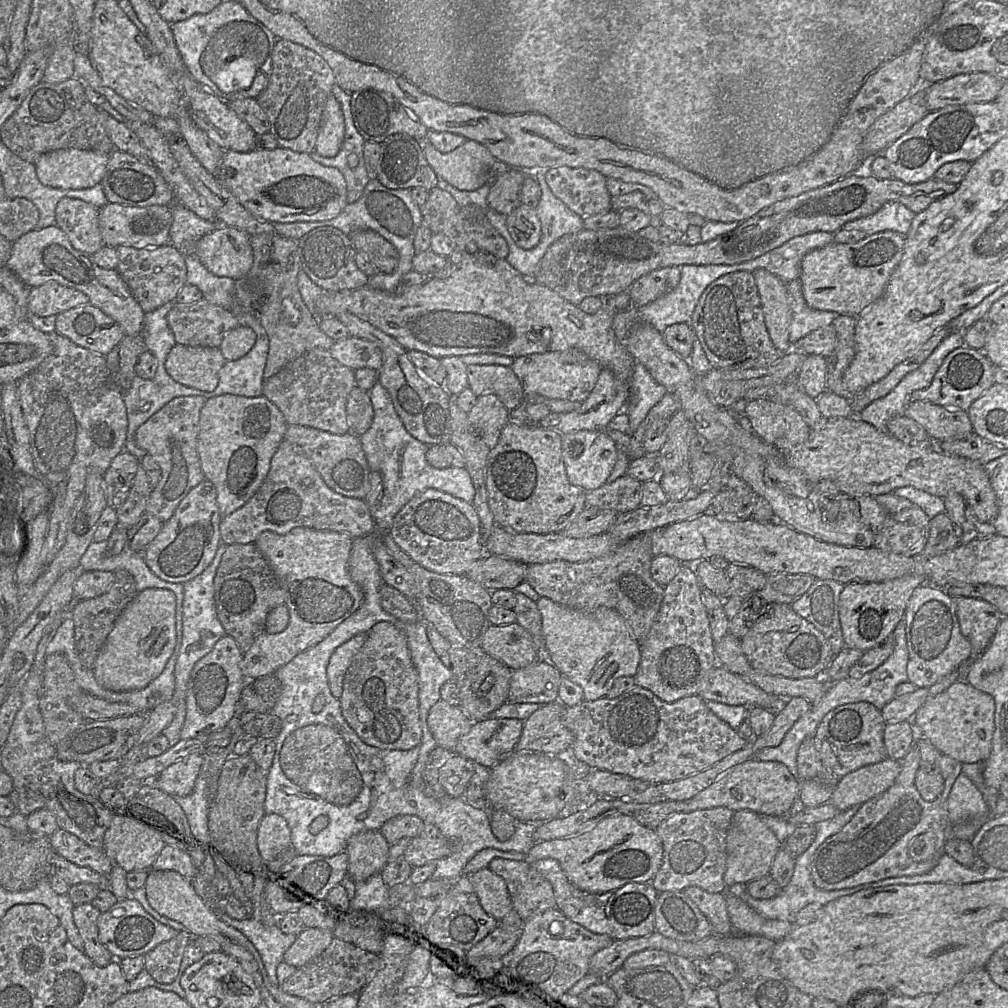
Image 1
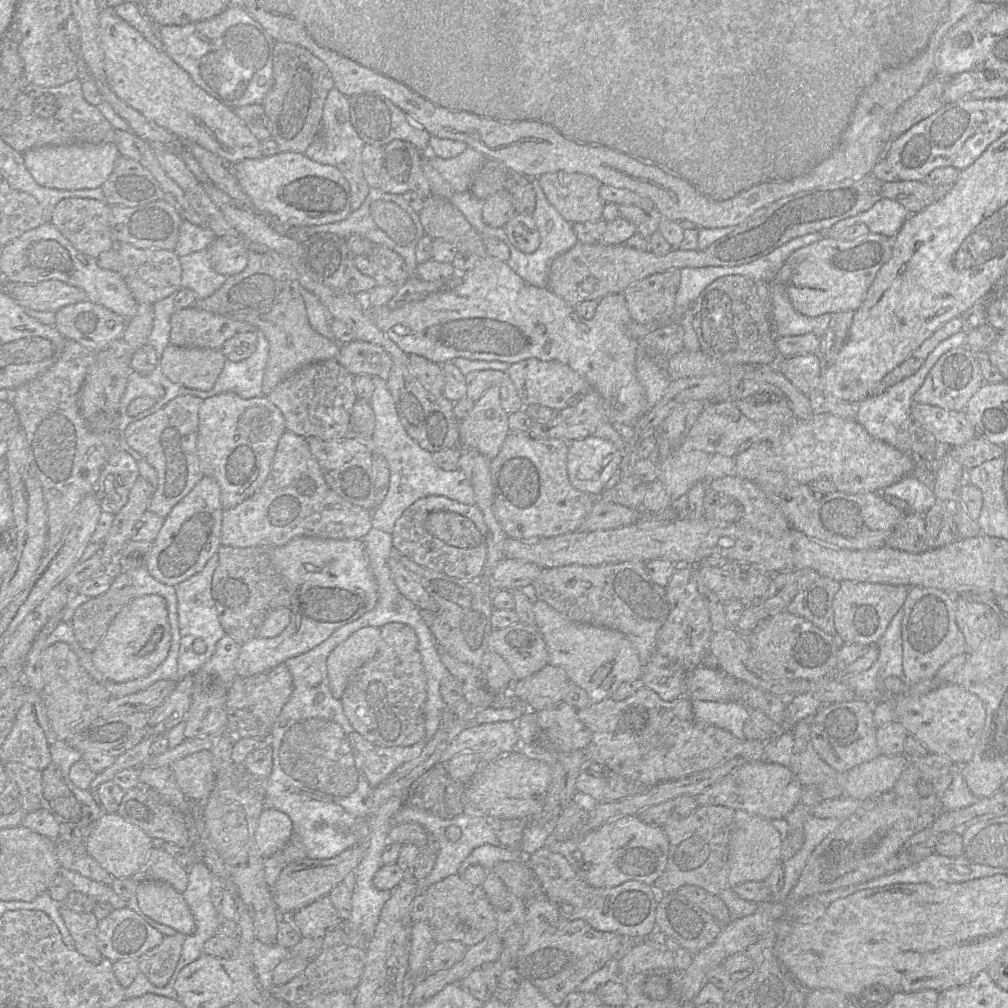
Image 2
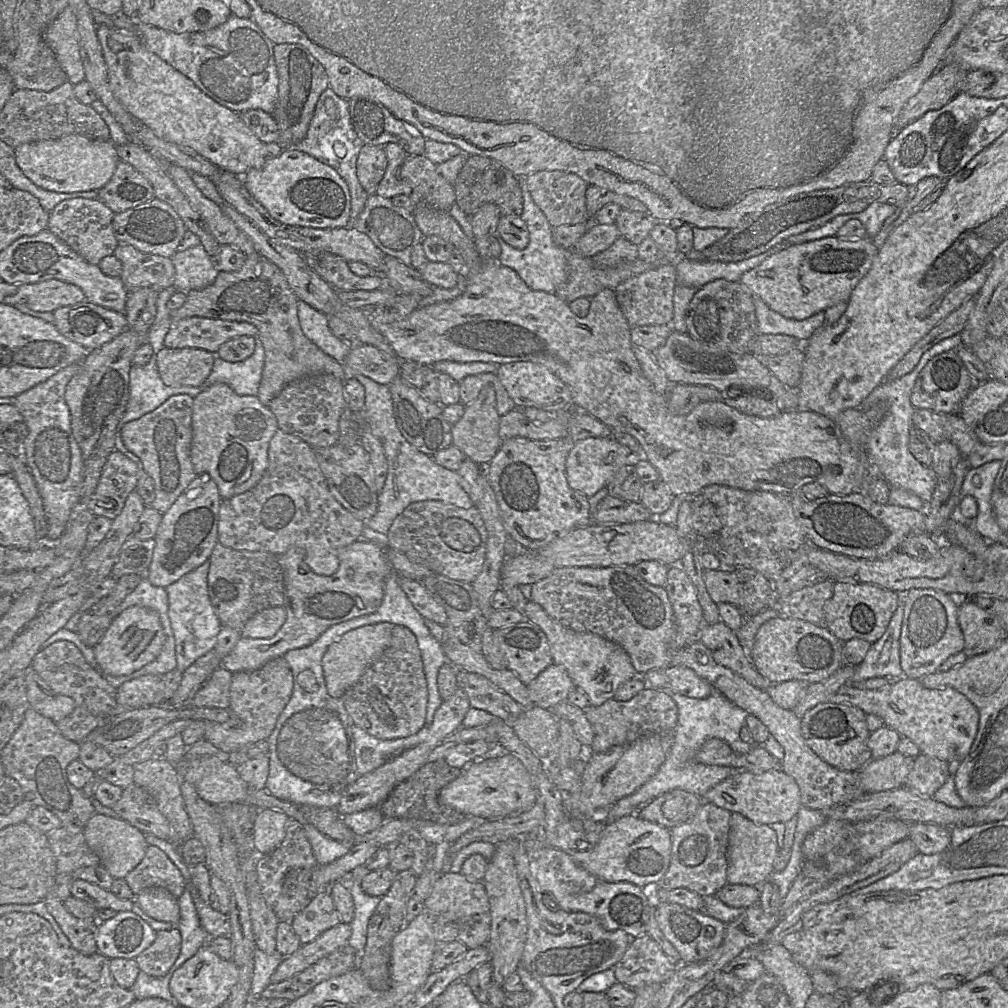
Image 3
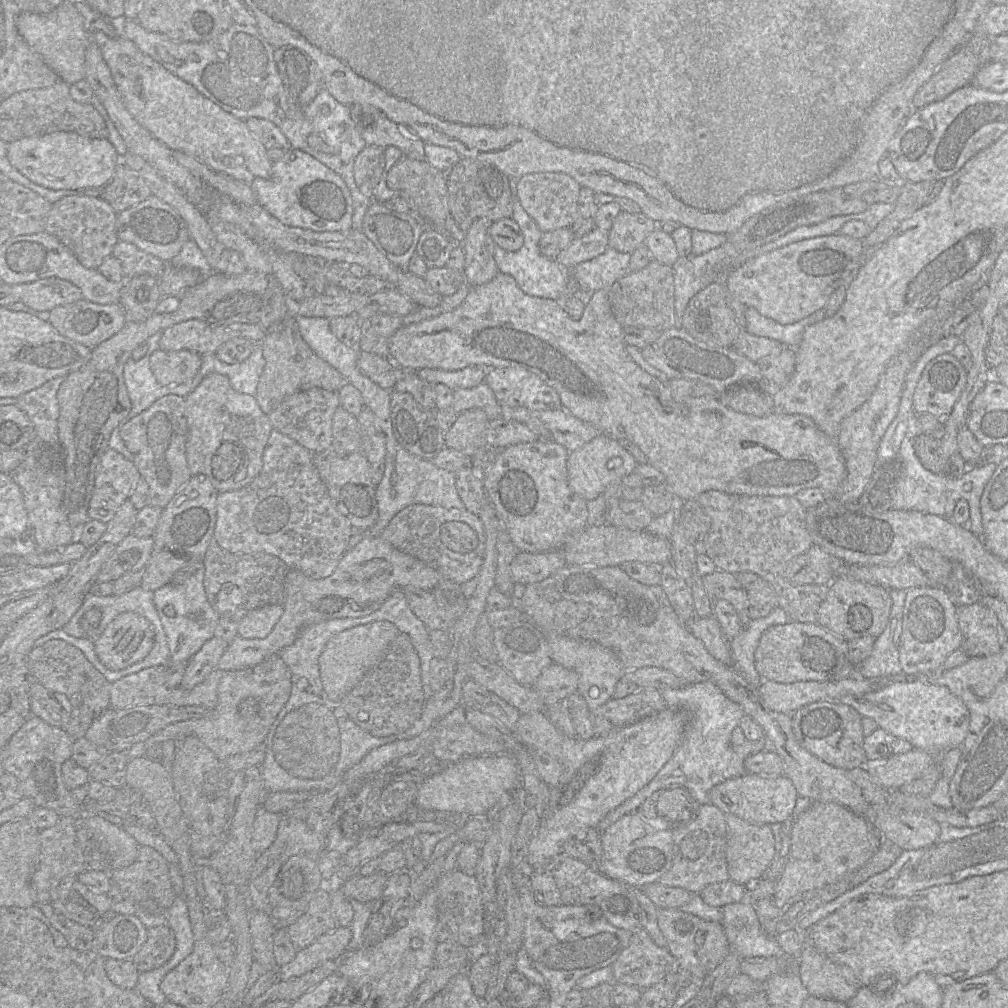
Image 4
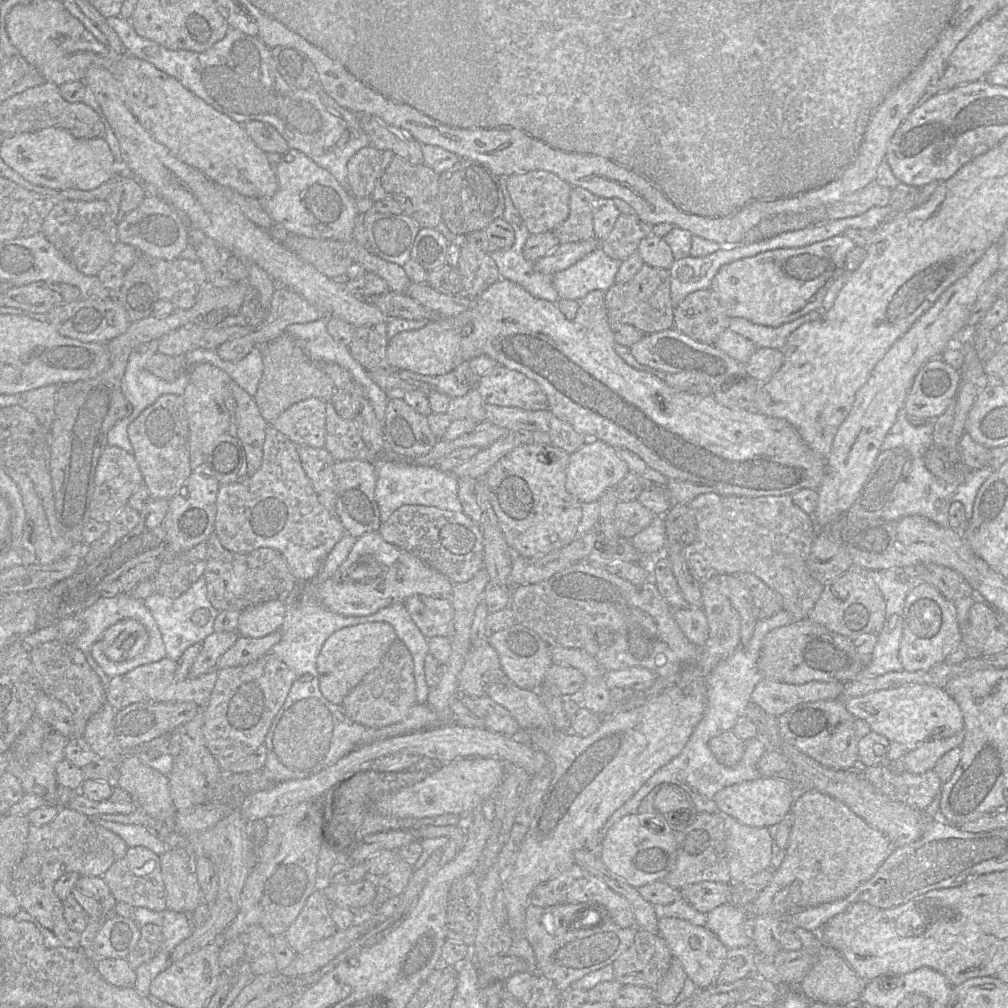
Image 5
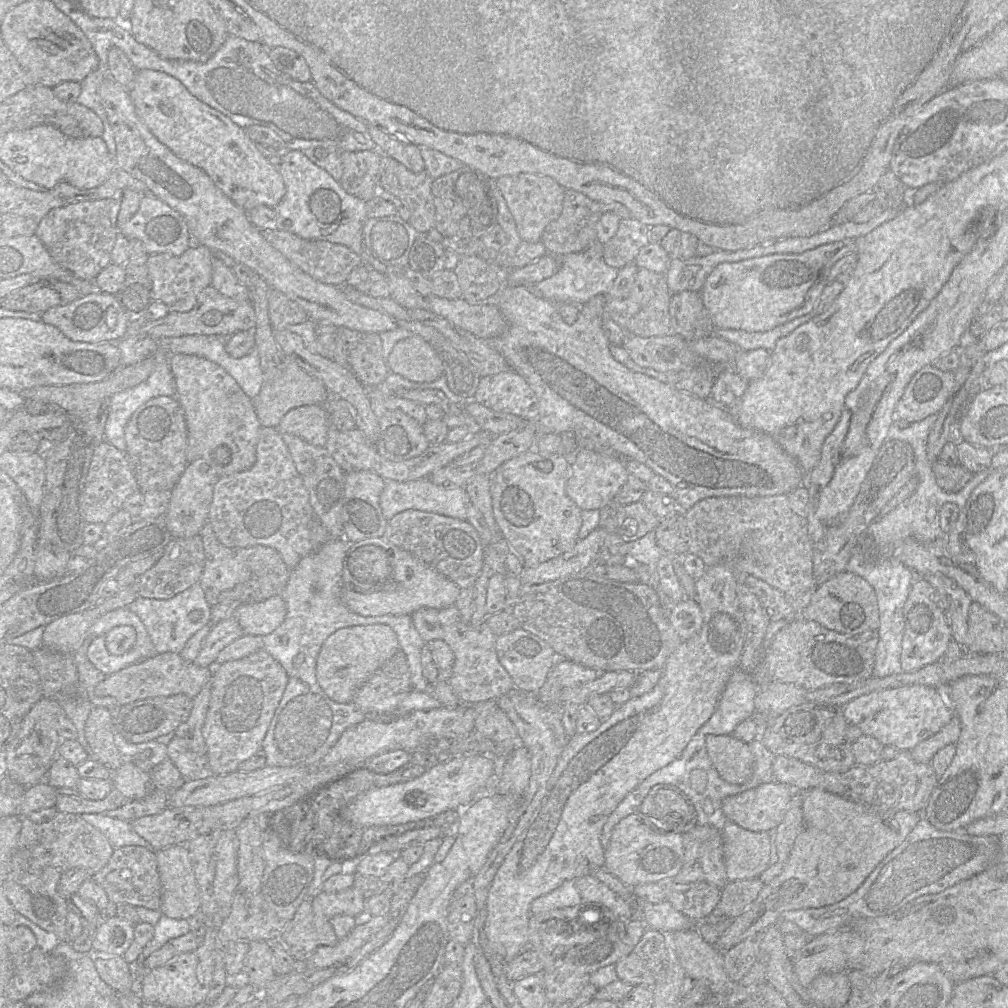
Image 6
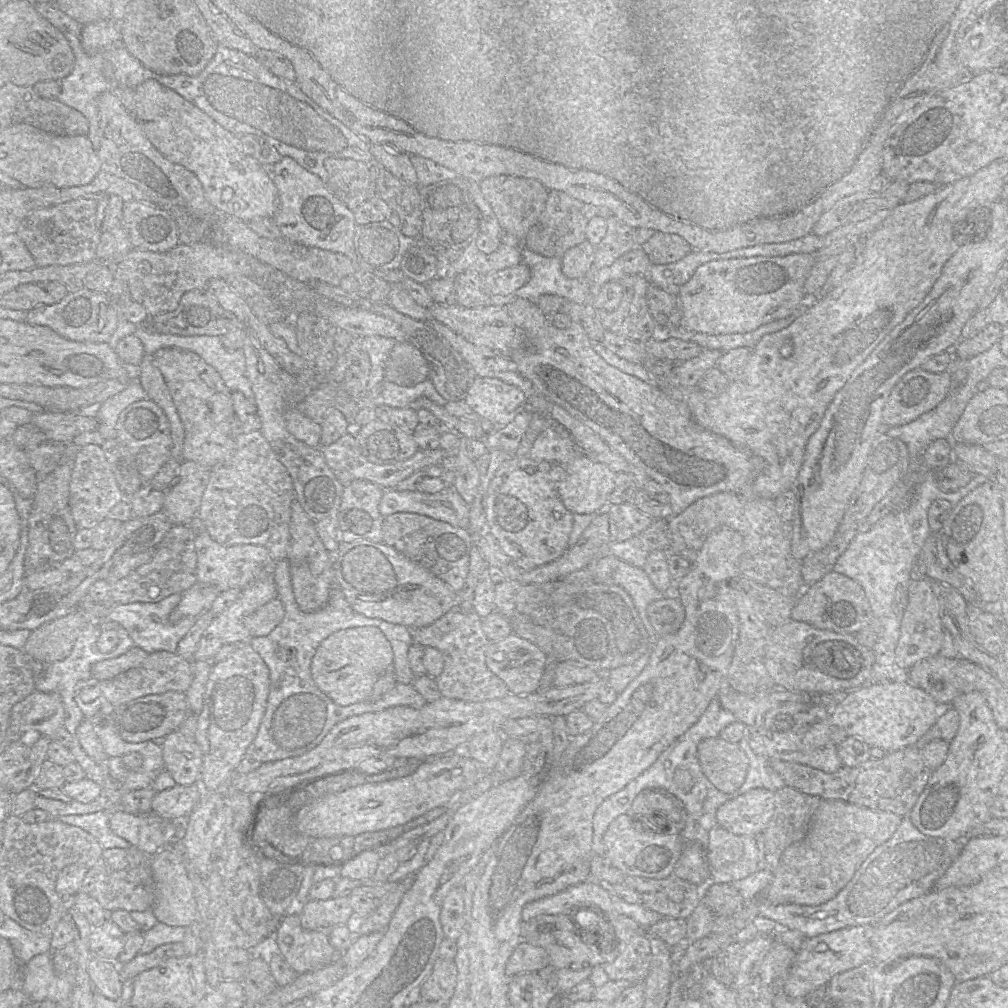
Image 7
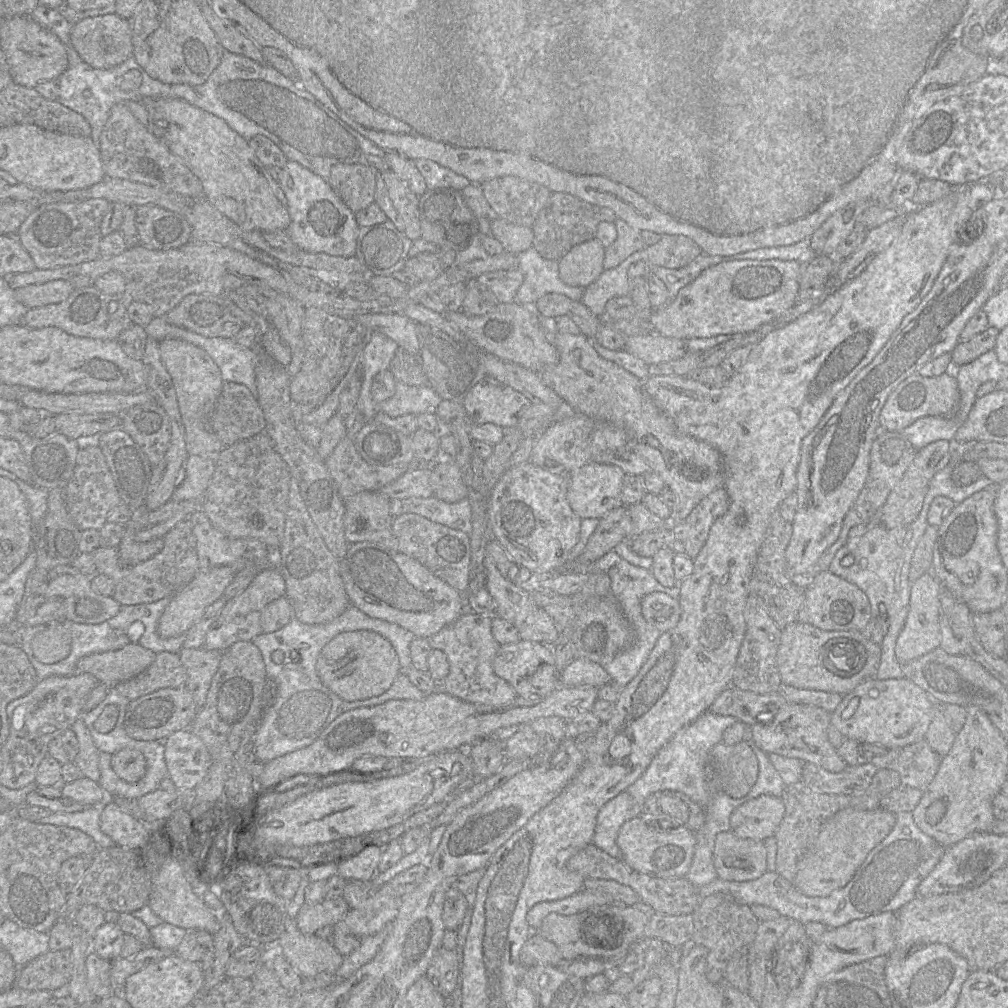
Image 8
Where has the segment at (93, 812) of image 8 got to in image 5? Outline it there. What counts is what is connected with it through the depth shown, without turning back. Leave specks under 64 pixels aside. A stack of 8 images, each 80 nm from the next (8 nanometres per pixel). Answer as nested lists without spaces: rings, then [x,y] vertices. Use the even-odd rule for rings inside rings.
[[[98,817],[90,818],[95,824],[101,825],[120,836],[128,847],[143,846],[158,856],[163,855],[168,849],[164,841],[145,826],[110,822]]]

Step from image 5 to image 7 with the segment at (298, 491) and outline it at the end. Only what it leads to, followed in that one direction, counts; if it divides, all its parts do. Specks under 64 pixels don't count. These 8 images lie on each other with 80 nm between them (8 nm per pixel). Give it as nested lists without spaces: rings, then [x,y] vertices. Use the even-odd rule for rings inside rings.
[[[260,430],[240,434],[232,456],[213,469],[213,480],[206,491],[199,517],[211,537],[225,546],[260,544],[267,546],[277,560],[287,559],[290,544],[291,504],[295,499],[293,479],[271,444]]]

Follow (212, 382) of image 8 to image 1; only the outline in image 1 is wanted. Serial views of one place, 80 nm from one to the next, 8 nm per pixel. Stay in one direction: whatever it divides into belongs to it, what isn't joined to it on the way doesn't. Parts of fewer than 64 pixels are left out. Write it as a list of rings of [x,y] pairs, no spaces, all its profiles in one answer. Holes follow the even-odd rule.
[[[223,394],[205,400],[200,411],[198,456],[206,480],[215,486],[222,518],[244,506],[260,489],[287,426],[279,408],[263,395]]]

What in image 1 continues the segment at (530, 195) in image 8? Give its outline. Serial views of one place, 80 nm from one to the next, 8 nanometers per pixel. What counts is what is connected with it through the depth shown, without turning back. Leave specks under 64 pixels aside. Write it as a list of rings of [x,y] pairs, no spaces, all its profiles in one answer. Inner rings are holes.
[[[560,166],[544,171],[544,179],[552,193],[583,218],[611,210],[607,178],[597,170]]]

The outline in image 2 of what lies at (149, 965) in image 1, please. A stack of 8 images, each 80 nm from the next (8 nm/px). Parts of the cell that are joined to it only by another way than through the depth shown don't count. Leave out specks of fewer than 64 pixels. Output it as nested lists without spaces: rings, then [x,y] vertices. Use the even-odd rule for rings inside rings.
[[[177,932],[141,955],[137,960],[139,970],[156,986],[163,987],[171,979],[180,959],[186,935]]]

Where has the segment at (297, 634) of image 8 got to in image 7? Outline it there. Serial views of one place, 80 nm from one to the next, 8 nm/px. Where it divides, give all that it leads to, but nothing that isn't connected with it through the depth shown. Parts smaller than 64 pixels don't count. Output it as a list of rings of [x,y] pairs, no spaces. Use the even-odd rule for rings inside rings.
[[[287,560],[277,561],[273,581],[277,587],[277,597],[285,608],[285,617],[267,636],[250,639],[252,648],[269,668],[270,691],[257,735],[247,752],[262,763],[302,756],[316,748],[336,724],[349,717],[396,706],[419,708],[428,703],[413,685],[416,675],[408,658],[409,648],[414,643],[415,629],[356,612],[339,586],[332,590],[328,603],[322,609],[312,613],[301,611],[295,600]],[[357,627],[377,627],[385,632],[394,652],[393,667],[398,683],[379,700],[342,706],[316,685],[312,676],[312,662],[328,637],[340,630]]]

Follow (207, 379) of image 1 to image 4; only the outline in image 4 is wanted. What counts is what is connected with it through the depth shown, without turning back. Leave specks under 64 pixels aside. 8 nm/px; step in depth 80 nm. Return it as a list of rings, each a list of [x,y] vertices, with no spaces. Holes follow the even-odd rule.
[[[157,349],[149,358],[149,367],[159,384],[176,386],[188,382],[199,371],[202,357],[189,350]]]

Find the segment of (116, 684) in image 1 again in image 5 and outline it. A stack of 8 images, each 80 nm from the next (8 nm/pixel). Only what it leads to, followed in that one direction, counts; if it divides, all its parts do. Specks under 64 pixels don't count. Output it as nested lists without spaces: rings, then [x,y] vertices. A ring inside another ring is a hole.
[[[124,619],[111,625],[100,641],[110,661],[125,662],[142,653],[148,643],[148,633],[140,622]]]

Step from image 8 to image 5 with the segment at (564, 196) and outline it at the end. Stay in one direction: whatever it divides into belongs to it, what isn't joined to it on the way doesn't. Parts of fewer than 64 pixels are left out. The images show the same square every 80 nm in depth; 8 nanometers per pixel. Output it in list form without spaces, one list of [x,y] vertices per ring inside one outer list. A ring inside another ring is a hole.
[[[572,187],[569,215],[552,231],[560,244],[588,240],[595,237],[594,216],[604,205],[614,204],[621,213],[631,215],[635,210],[619,198],[602,198],[582,187]]]

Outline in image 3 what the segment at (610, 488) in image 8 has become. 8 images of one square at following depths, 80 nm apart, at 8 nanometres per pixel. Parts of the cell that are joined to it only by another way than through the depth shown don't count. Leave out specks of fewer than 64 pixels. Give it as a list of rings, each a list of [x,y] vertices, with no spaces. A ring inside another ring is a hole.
[[[613,436],[607,438],[586,438],[570,444],[566,459],[566,478],[569,486],[583,495],[594,496],[606,487],[623,466],[634,467],[644,459],[643,448],[632,450],[619,443]]]

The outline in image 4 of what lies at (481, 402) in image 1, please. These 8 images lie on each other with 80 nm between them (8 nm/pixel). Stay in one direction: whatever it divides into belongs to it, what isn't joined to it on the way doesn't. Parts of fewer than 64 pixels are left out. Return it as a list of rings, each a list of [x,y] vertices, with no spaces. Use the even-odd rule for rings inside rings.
[[[480,408],[462,412],[445,433],[446,447],[459,450],[471,459],[489,449],[486,442],[489,421],[485,411]]]

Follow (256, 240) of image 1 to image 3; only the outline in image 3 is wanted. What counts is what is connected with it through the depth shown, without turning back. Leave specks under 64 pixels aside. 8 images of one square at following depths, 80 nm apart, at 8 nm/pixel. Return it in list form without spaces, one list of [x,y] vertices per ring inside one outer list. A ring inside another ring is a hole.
[[[258,253],[247,256],[239,270],[219,272],[209,286],[189,291],[184,304],[171,311],[171,321],[193,316],[247,322],[257,328],[265,355],[257,397],[264,406],[287,384],[304,376],[330,374],[343,382],[347,379],[343,363],[324,353],[304,335],[298,320],[298,298],[283,272]]]

